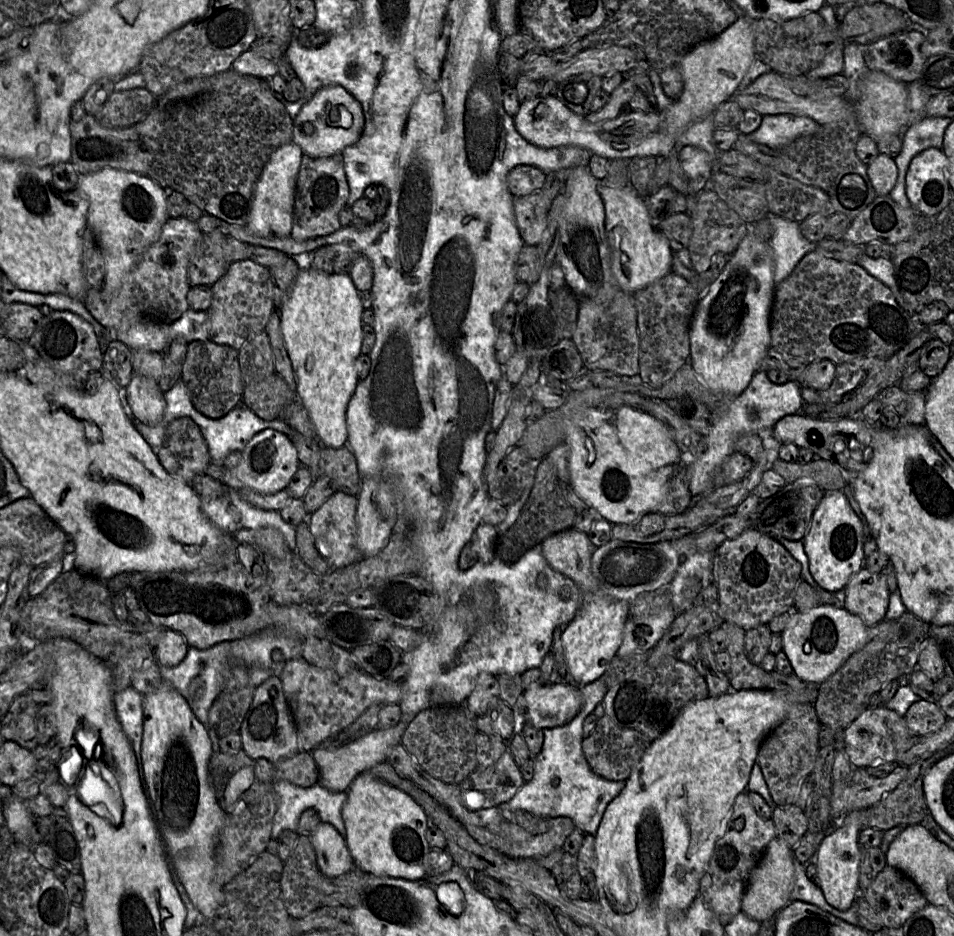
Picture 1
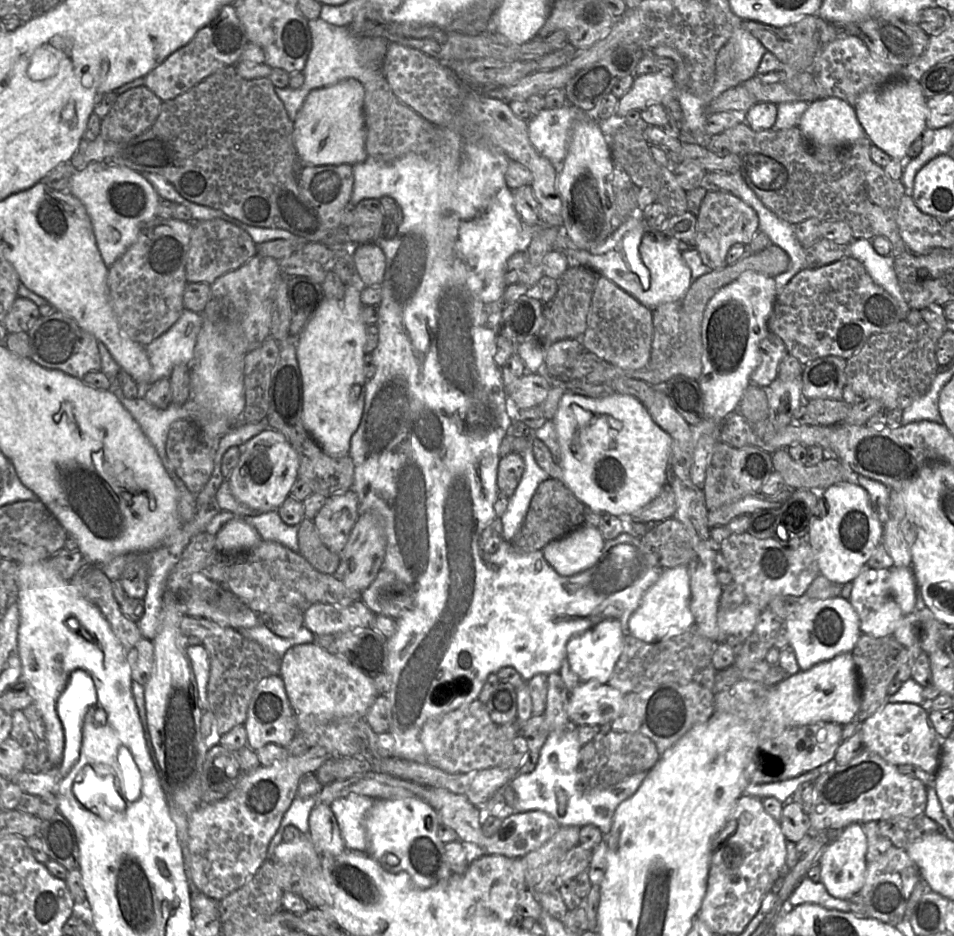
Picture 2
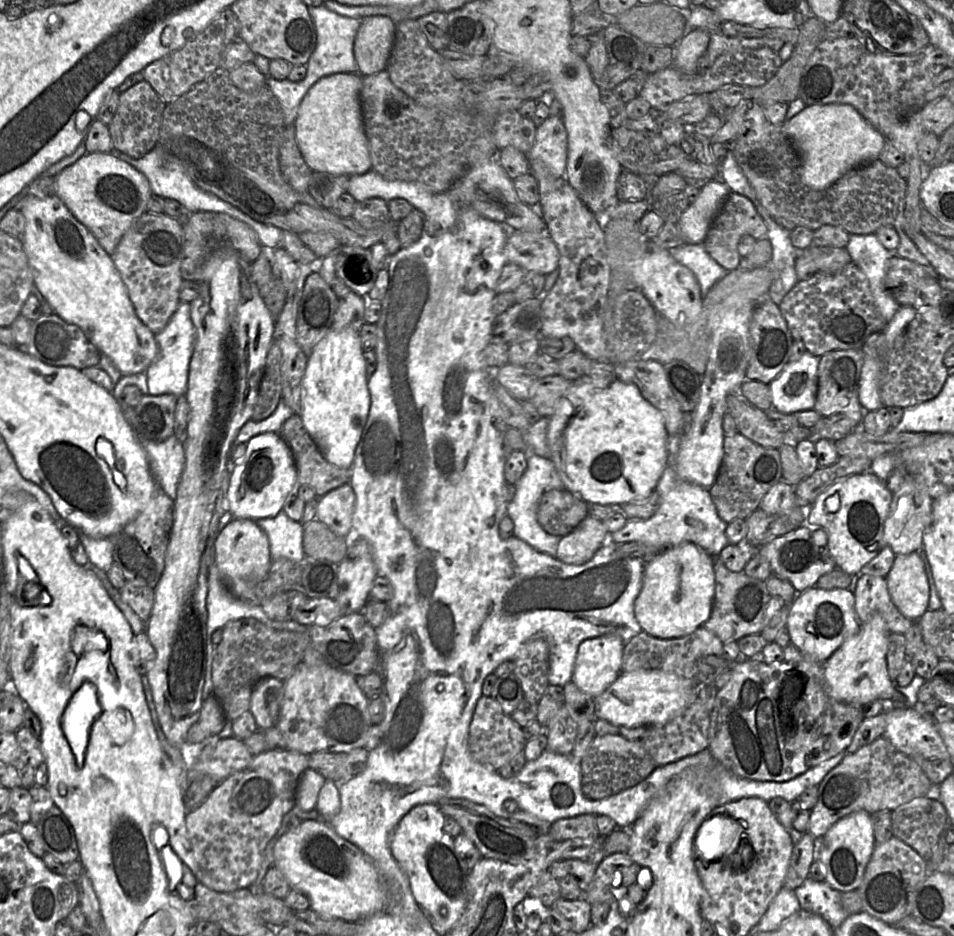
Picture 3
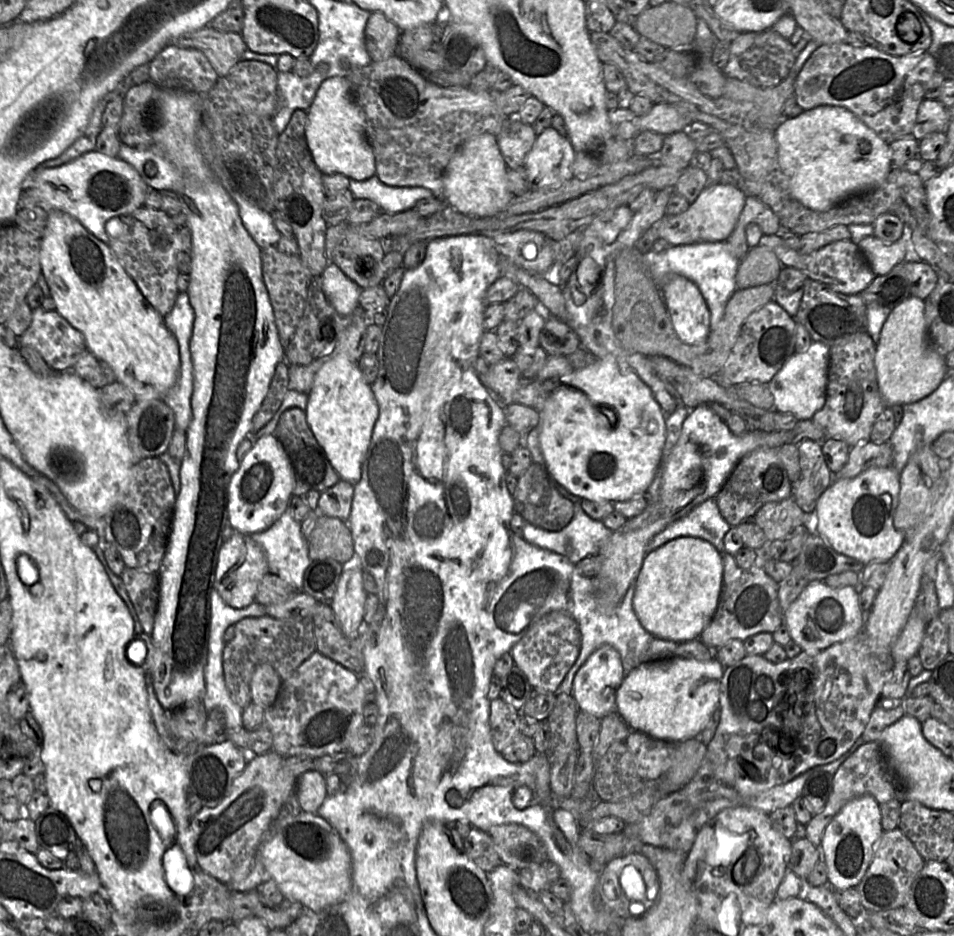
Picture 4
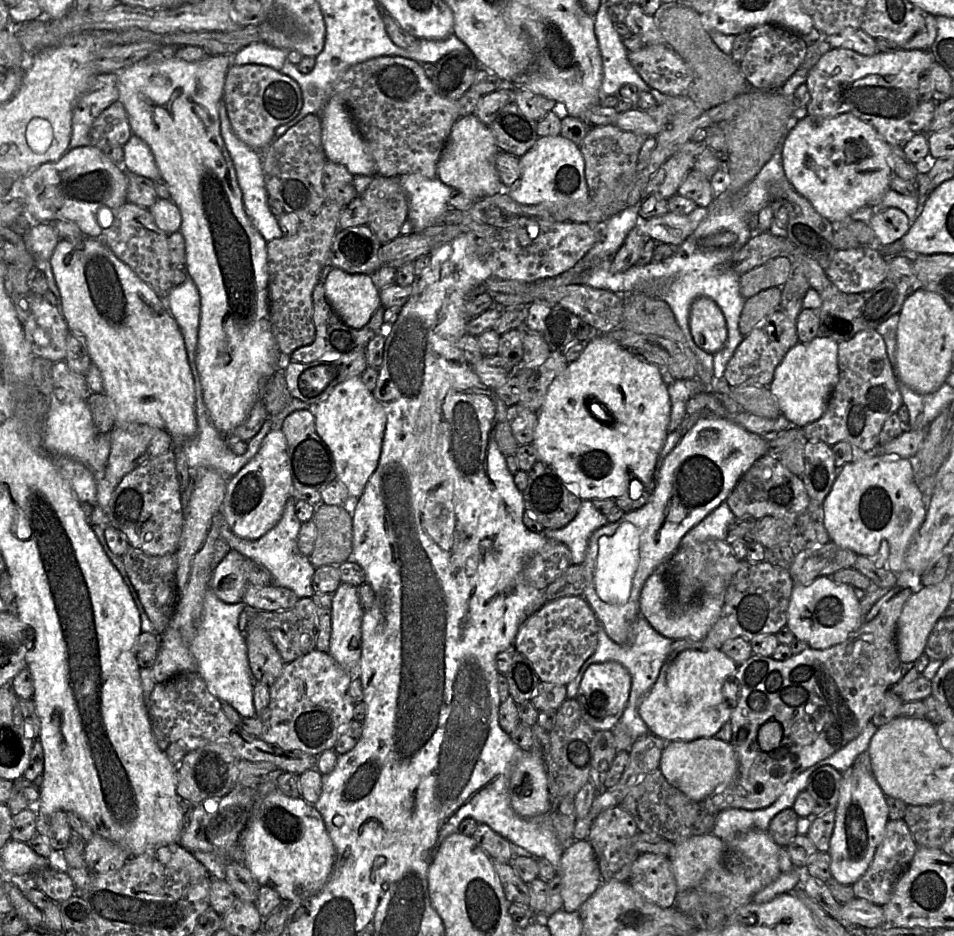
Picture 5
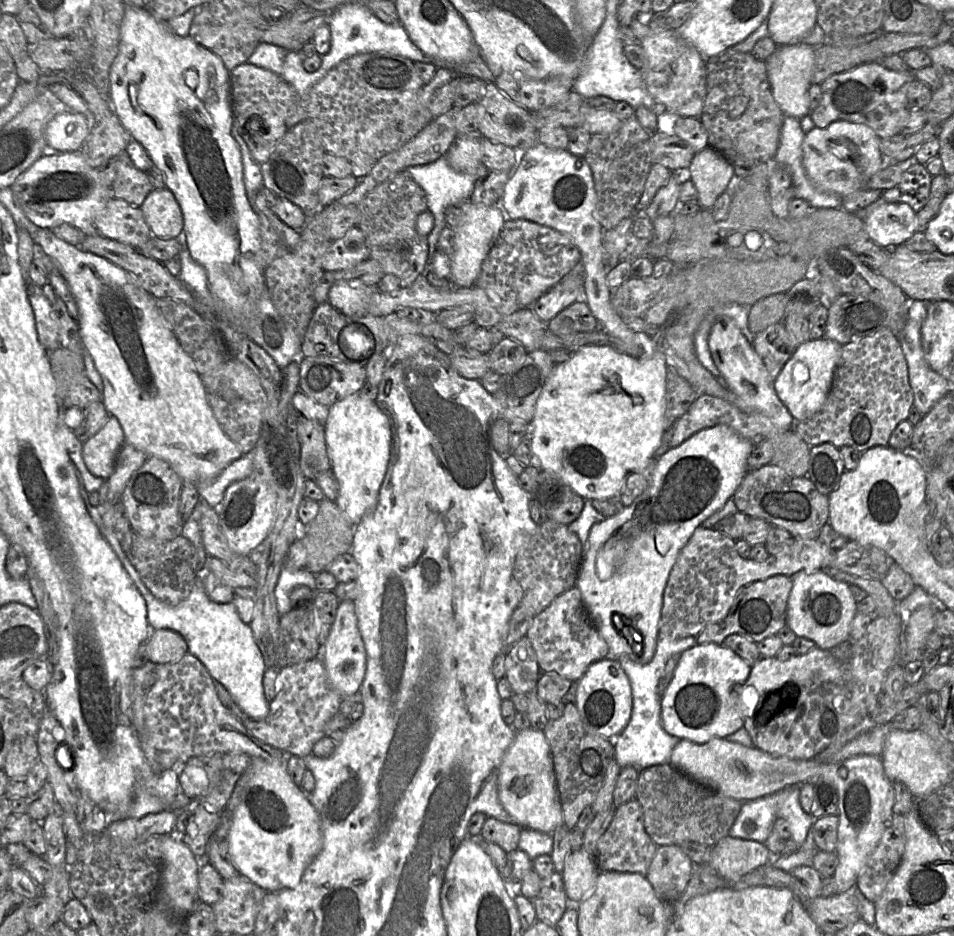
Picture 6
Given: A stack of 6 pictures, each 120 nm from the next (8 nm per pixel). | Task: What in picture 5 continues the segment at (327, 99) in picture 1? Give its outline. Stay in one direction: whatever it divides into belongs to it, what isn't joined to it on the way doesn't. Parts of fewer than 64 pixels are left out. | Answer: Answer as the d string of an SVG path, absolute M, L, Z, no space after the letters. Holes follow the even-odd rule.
M330 97L321 114L322 144L327 160L344 165L353 176L376 175L375 163L357 133L344 103Z

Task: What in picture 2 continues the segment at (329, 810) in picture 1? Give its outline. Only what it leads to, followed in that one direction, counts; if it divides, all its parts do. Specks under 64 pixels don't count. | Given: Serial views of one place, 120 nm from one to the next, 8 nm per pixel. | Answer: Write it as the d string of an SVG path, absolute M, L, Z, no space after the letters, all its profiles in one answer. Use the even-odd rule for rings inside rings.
M352 793L330 804L347 850L366 852L365 819L374 802L369 796ZM296 796L284 814L280 826L270 841L267 859L274 858L274 851L276 847L282 842L282 836L285 828L288 825L293 825L301 832L301 834L308 834L309 831L309 817L312 809L317 804L317 796L309 798L300 798Z

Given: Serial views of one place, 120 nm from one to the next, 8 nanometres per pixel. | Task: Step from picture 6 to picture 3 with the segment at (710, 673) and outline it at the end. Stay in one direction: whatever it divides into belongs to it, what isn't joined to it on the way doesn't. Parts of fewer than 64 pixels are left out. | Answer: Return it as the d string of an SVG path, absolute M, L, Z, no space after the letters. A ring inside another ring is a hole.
M662 670L623 672L609 688L594 698L596 719L618 727L666 724L696 700L696 685L694 680Z

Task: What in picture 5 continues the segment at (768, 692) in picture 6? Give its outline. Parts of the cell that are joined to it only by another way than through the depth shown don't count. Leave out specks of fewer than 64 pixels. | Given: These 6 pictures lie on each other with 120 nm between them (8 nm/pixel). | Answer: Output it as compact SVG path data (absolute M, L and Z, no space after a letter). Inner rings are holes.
M902 588L896 592L896 595L888 601L877 614L877 616L869 622L864 622L863 625L852 633L844 642L832 646L828 649L820 650L808 647L799 654L792 655L785 661L775 660L772 656L761 656L753 654L748 660L738 665L734 675L728 678L722 687L722 694L729 707L732 708L729 723L731 724L732 737L730 740L731 745L734 748L738 767L737 772L728 784L720 786L710 796L706 797L702 801L698 801L706 812L710 814L718 814L720 811L729 808L740 808L747 810L763 809L774 803L777 798L783 793L786 784L796 777L798 774L813 766L817 762L828 758L835 752L846 746L852 740L854 740L871 721L875 714L880 702L882 701L885 692L897 679L900 665L902 664L899 658L897 645L896 645L896 632L897 622L902 613L902 610L912 596L911 588ZM767 722L778 722L783 728L783 737L778 747L769 752L764 752L760 749L757 743L757 733L761 726Z

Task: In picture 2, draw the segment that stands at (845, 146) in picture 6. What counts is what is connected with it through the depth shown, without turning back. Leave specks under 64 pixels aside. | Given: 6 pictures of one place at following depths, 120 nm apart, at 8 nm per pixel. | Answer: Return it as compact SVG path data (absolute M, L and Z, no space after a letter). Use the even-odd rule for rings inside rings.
M839 98L818 99L811 103L796 128L815 149L839 149L866 136L854 106Z

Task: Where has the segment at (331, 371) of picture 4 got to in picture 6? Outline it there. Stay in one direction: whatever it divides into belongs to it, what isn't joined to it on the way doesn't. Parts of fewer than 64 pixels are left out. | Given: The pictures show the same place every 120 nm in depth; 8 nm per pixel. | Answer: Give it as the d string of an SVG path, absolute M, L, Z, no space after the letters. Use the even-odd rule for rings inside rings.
M356 393L329 407L324 431L331 470L339 485L335 502L357 524L378 502L391 452L389 419L375 401Z

